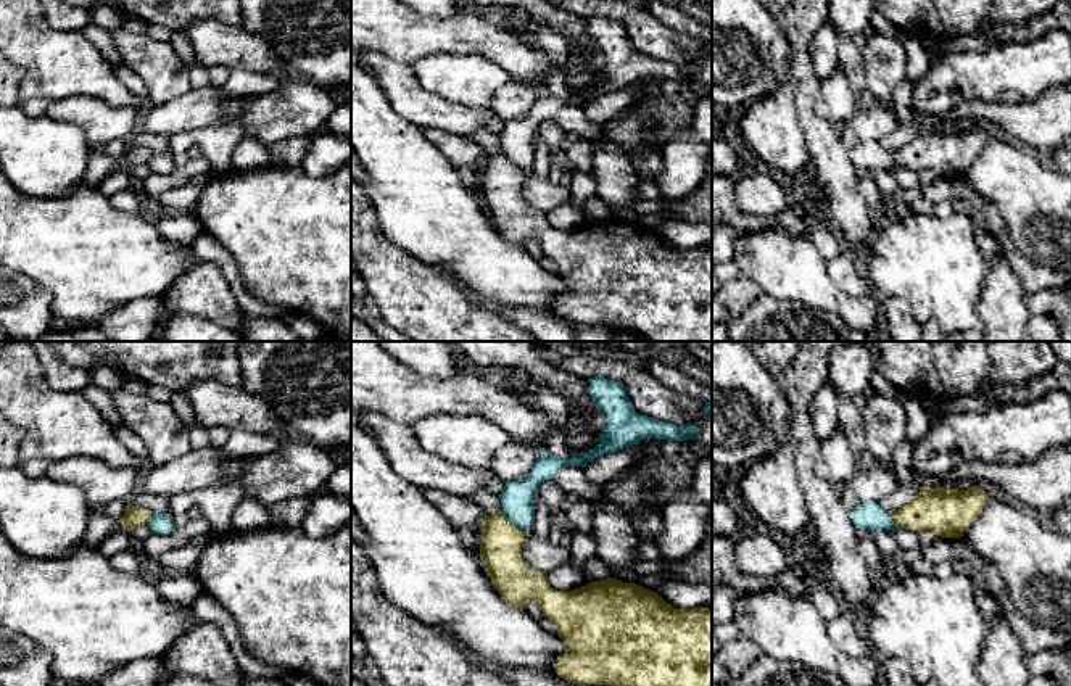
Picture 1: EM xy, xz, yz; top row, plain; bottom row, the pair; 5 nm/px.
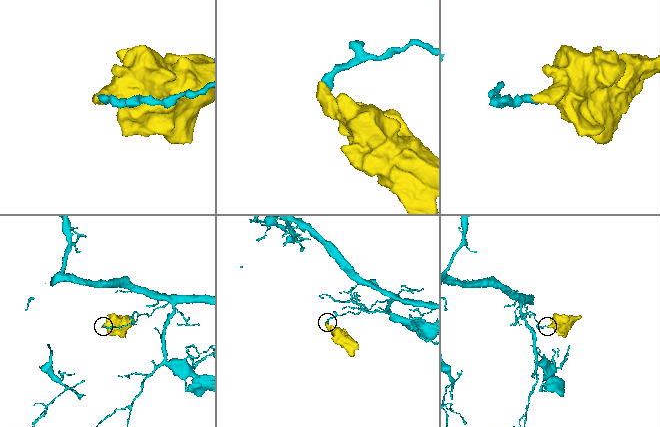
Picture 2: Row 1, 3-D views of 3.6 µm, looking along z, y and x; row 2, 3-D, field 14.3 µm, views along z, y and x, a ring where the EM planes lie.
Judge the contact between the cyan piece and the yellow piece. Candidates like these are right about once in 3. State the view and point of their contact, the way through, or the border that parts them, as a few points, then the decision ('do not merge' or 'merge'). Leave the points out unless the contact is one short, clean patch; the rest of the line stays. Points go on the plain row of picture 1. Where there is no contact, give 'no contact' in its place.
meets cyan in xz at (512, 161); border along xz (501, 152), (524, 171); do not merge

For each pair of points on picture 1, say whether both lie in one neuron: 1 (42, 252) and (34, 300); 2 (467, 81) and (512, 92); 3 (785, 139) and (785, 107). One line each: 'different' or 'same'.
1: different
2: different
3: same

